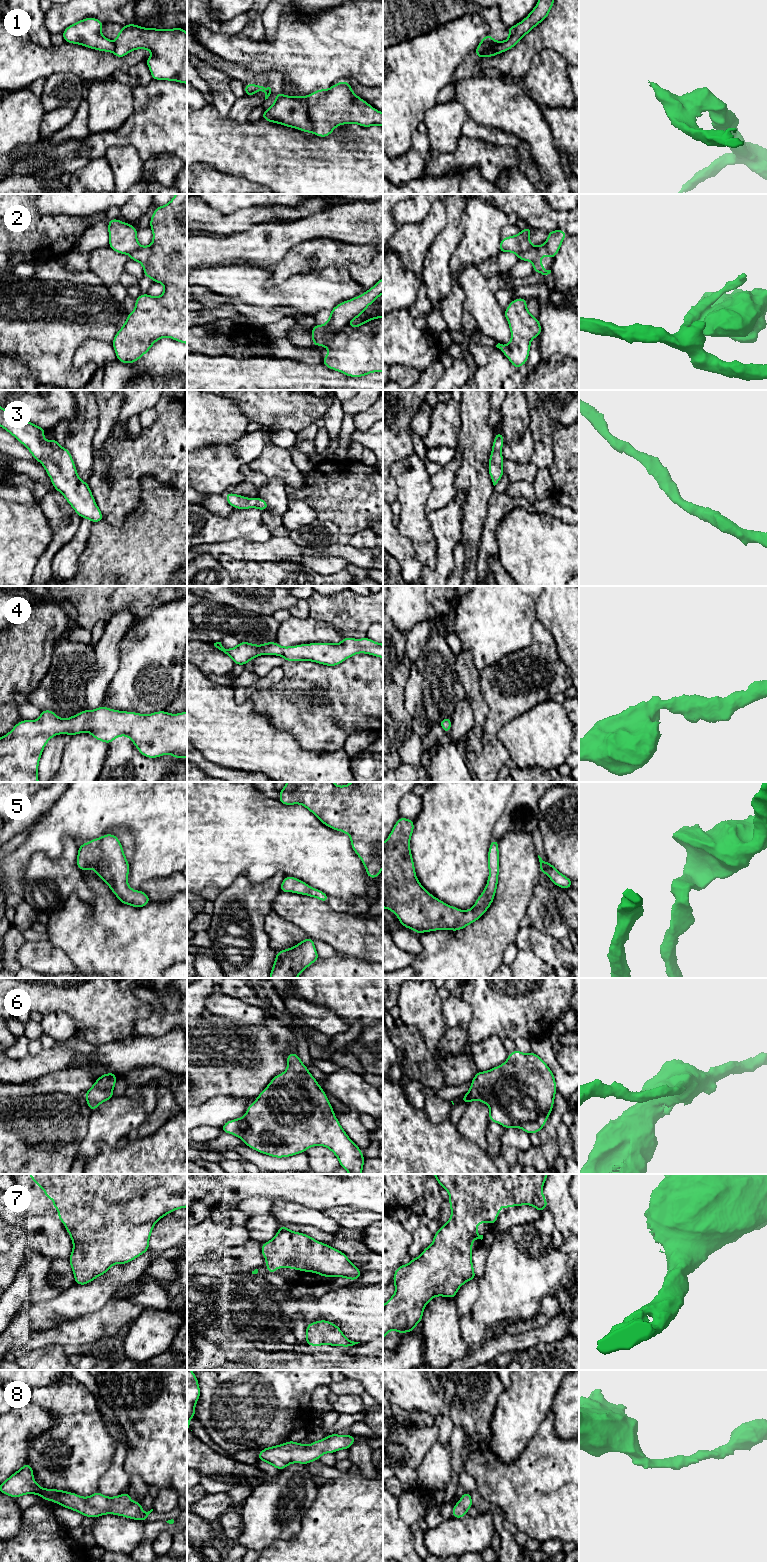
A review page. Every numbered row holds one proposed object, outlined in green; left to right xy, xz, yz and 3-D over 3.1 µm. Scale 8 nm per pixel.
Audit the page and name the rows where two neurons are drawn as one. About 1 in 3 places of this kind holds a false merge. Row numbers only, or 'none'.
1, 2

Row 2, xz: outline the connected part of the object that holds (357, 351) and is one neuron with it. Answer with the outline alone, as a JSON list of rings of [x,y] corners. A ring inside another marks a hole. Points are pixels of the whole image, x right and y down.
[[[377,316],[351,327],[345,326],[325,344],[328,354],[322,360],[326,367],[350,377],[383,372],[383,316]]]

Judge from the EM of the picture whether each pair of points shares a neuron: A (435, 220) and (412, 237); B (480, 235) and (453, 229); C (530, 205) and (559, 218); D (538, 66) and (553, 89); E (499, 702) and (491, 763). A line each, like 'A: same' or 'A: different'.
A: same
B: different
C: same
D: same
E: same

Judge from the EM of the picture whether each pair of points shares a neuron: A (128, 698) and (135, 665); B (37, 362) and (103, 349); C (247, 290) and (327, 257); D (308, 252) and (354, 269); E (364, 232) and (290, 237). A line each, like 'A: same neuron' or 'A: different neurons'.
A: same neuron
B: different neurons
C: different neurons
D: different neurons
E: same neuron

